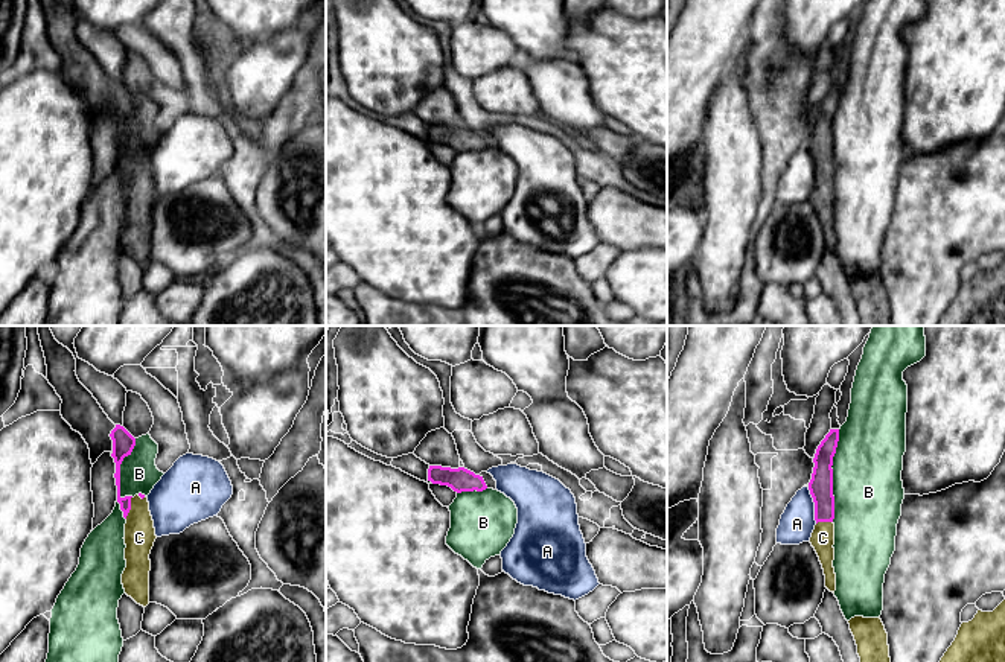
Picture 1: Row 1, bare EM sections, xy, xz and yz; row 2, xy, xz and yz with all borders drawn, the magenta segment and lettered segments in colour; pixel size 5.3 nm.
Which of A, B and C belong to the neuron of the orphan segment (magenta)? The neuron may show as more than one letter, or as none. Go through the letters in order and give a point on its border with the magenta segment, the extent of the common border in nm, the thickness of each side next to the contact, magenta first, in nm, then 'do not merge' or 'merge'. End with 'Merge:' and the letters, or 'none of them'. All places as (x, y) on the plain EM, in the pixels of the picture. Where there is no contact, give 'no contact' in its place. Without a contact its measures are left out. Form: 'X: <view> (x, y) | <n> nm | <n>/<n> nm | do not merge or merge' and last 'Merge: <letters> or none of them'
A: yz (815, 165) | 200 nm | 130/190 nm | do not merge
B: yz (832, 134) | 480 nm | 130/380 nm | do not merge
C: xy (130, 166) | 120 nm | 60/160 nm | merge
Merge: C

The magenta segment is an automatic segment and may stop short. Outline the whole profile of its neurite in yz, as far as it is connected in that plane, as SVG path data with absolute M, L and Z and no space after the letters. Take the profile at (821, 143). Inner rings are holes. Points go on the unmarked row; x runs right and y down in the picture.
M830 88L816 108L813 132L809 149L815 161L815 189L810 202L815 207L825 234L825 247L834 253L834 155L833 155L833 116L839 100L839 88Z

